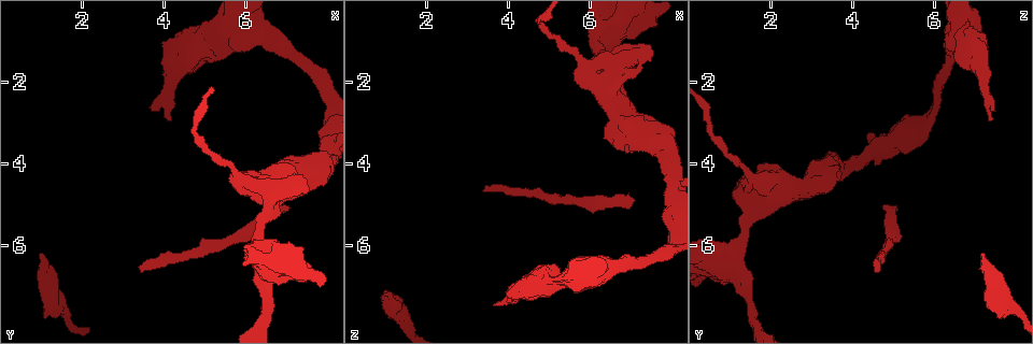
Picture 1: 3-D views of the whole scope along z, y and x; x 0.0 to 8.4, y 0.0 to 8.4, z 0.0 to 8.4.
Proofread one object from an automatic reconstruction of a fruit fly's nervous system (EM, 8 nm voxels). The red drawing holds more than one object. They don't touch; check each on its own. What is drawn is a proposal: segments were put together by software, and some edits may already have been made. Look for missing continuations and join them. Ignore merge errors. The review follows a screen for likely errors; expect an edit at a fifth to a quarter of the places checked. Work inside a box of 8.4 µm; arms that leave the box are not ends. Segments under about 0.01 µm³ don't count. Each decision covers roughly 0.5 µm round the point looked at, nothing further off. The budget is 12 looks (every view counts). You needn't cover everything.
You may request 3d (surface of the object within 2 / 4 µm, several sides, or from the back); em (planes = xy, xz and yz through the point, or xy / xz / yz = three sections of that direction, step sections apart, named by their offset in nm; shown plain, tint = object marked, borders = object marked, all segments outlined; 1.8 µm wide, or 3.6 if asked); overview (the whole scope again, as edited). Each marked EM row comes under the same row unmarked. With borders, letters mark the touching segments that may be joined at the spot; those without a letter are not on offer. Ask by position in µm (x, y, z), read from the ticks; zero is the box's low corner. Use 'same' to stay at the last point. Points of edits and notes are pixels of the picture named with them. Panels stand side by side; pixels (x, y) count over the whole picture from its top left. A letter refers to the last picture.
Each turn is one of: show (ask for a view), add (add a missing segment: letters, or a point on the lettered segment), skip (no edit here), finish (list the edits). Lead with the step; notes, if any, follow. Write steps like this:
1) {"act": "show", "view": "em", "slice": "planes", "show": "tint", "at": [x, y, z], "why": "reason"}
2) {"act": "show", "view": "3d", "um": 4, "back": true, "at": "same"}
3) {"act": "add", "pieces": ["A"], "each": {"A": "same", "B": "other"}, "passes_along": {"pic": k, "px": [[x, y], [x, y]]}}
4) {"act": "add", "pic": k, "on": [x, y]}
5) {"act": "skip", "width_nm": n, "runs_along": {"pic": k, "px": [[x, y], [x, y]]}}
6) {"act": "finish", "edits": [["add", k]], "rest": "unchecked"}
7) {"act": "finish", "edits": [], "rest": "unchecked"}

{"act": "show", "view": "em", "slice": "planes", "show": "borders", "at": [4.50, 0.70, 6.80], "why": "an open end"}

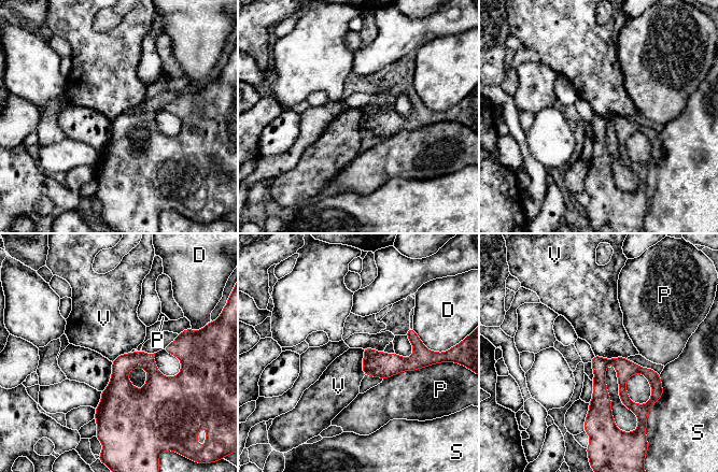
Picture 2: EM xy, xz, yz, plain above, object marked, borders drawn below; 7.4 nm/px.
{"act": "skip", "longest_contact_nm": ["P", 400], "each": {"D": "other", "P": "other", "S": "other", "V": "other"}, "runs_along": {"pic": 2, "px": [[180, 338], [182, 370], [170, 384], [98, 415]]}, "found": "none of them fits"}

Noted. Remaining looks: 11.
{"act": "show", "view": "3d", "um": 4, "at": [6.40, 0.90, 6.55], "why": "sudden change in width"}

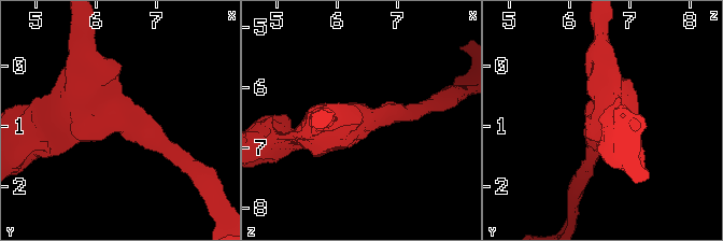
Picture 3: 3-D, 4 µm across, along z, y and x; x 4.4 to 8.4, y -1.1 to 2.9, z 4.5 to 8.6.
{"act": "show", "view": "em", "um": 3.6, "slice": "planes", "show": "tint", "at": [6.40, 0.80, 6.55]}

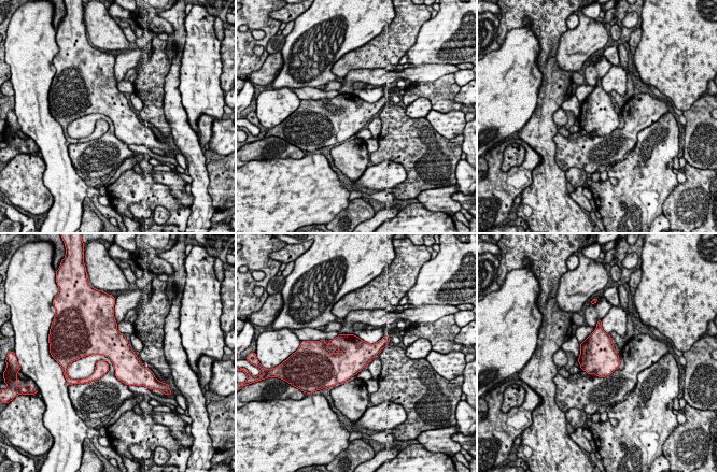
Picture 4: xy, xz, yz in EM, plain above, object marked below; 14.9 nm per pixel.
{"act": "show", "view": "em", "um": 3.6, "slice": "planes", "show": "borders", "at": "same", "why": "what lies round it"}

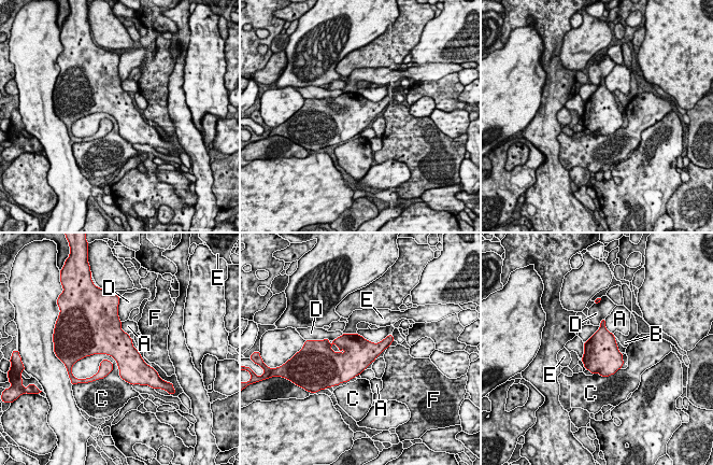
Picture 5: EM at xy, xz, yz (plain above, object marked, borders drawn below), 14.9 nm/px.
{"act": "skip", "width_nm": 480, "each": {"A": "other", "B": "other", "C": "other", "D": "other", "E": "other", "F": "other"}, "border": {"pic": 5, "px": [[619, 368], [608, 376], [593, 375]]}, "found": "no lettered segment goes on from it"}

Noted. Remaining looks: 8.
{"act": "show", "view": "3d", "um": 4, "at": [3.65, 2.70, 7.45], "why": "an open end"}

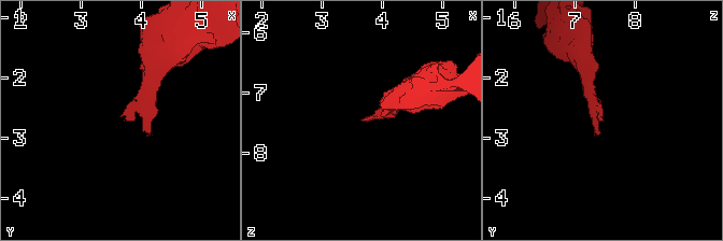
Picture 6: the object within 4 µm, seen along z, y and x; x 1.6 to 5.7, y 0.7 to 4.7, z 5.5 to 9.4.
{"act": "show", "view": "em", "um": 3.6, "slice": "planes", "show": "borders", "at": [3.70, 2.70, 7.45], "why": "need the tissue"}

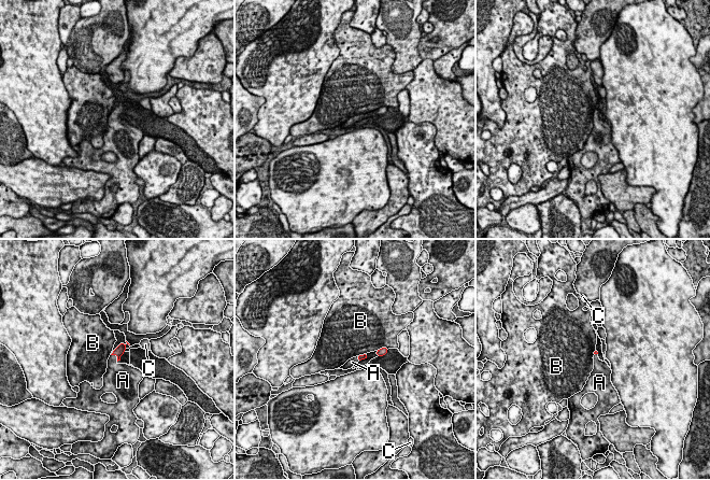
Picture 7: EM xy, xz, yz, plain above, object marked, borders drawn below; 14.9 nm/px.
{"act": "add", "pieces": ["A"], "each": {"A": "same", "B": "other", "C": "other"}, "found": "it goes on there"}

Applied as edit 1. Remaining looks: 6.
{"act": "show", "view": "3d", "um": 4, "at": [7.05, 5.10, 4.80], "why": "branch stops here"}

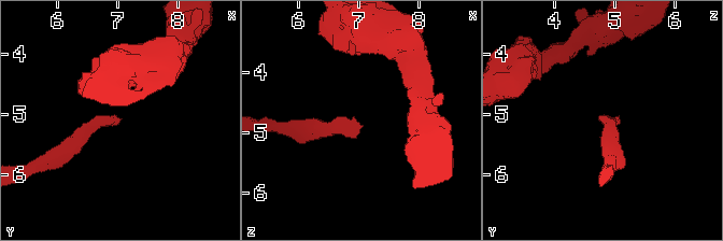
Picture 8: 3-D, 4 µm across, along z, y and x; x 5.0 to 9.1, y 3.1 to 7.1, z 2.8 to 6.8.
{"act": "show", "view": "em", "slice": "xy", "step": 8, "show": "tint", "at": [7.00, 5.10, 4.80]}

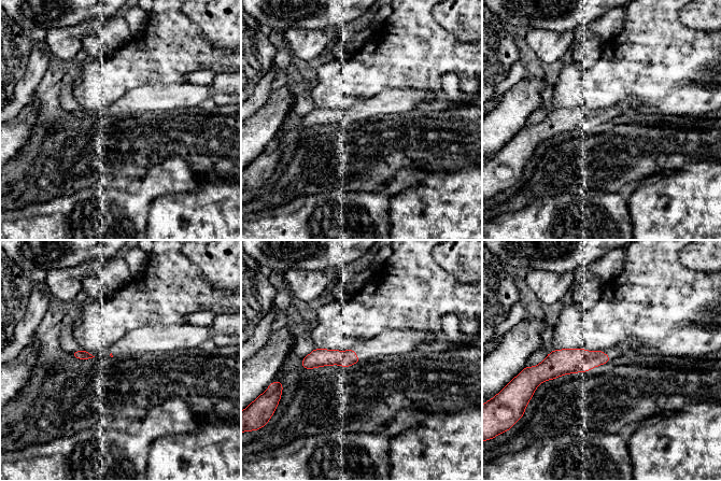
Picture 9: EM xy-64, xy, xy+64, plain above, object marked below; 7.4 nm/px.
{"act": "show", "view": "em", "slice": "xy", "step": 8, "show": "borders", "at": "same", "why": "what lies round it"}

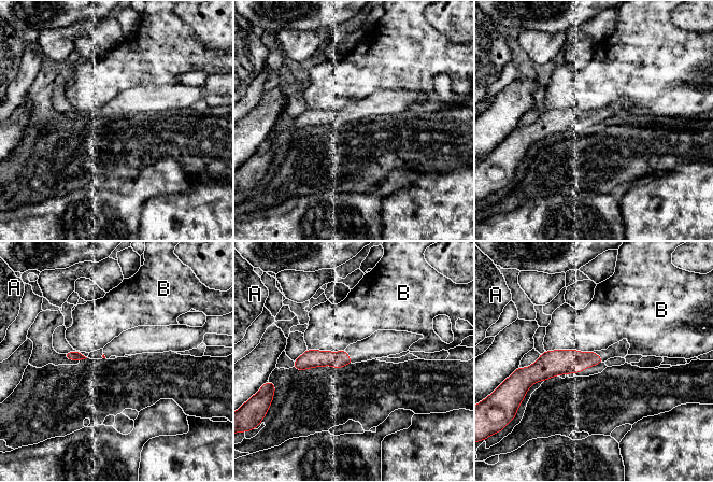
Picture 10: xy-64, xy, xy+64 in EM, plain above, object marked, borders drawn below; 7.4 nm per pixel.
{"act": "skip", "each": {"A": "other", "B": "other"}, "border": {"pic": 10, "px": [[593, 350], [545, 351]]}, "found": "no lettered segment goes on from it"}

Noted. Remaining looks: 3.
{"act": "show", "view": "overview", "why": "redraw"}

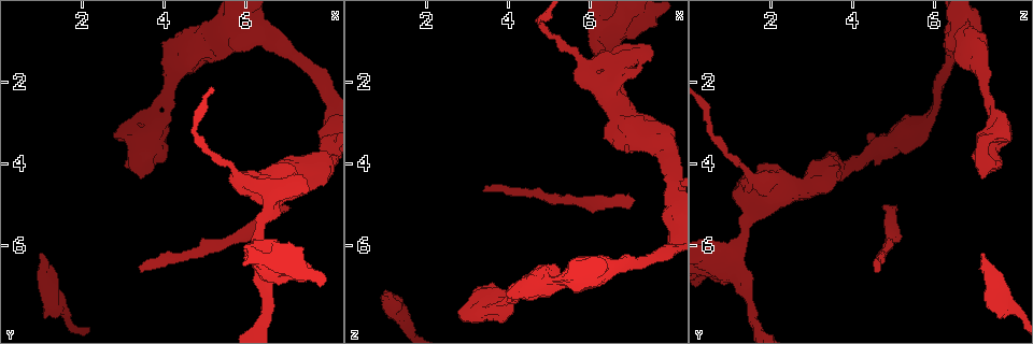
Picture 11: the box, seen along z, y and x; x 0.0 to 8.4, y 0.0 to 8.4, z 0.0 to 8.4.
{"act": "show", "view": "em", "slice": "planes", "show": "borders", "at": [7.25, 4.20, 1.75], "why": "an open end"}

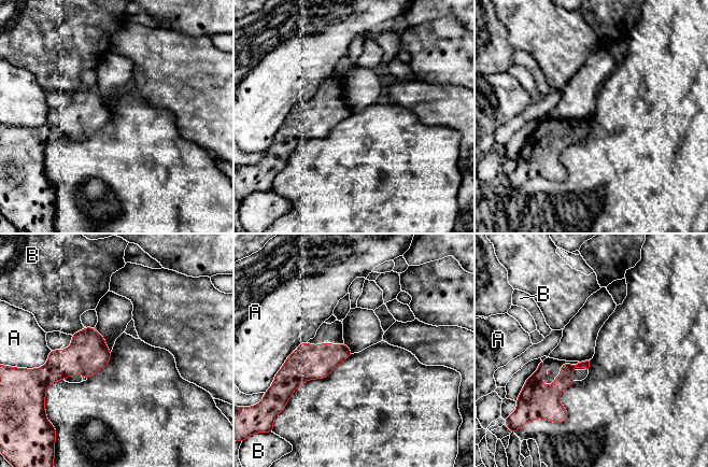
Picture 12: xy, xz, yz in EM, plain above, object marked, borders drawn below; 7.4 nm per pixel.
{"act": "skip", "longest_contact_nm": ["A", 280], "each": {"A": "other", "B": "other"}, "found": "no lettered segment goes on from it"}

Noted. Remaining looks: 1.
{"act": "finish", "edits": [["add", 7]], "rest": "unchecked"}

